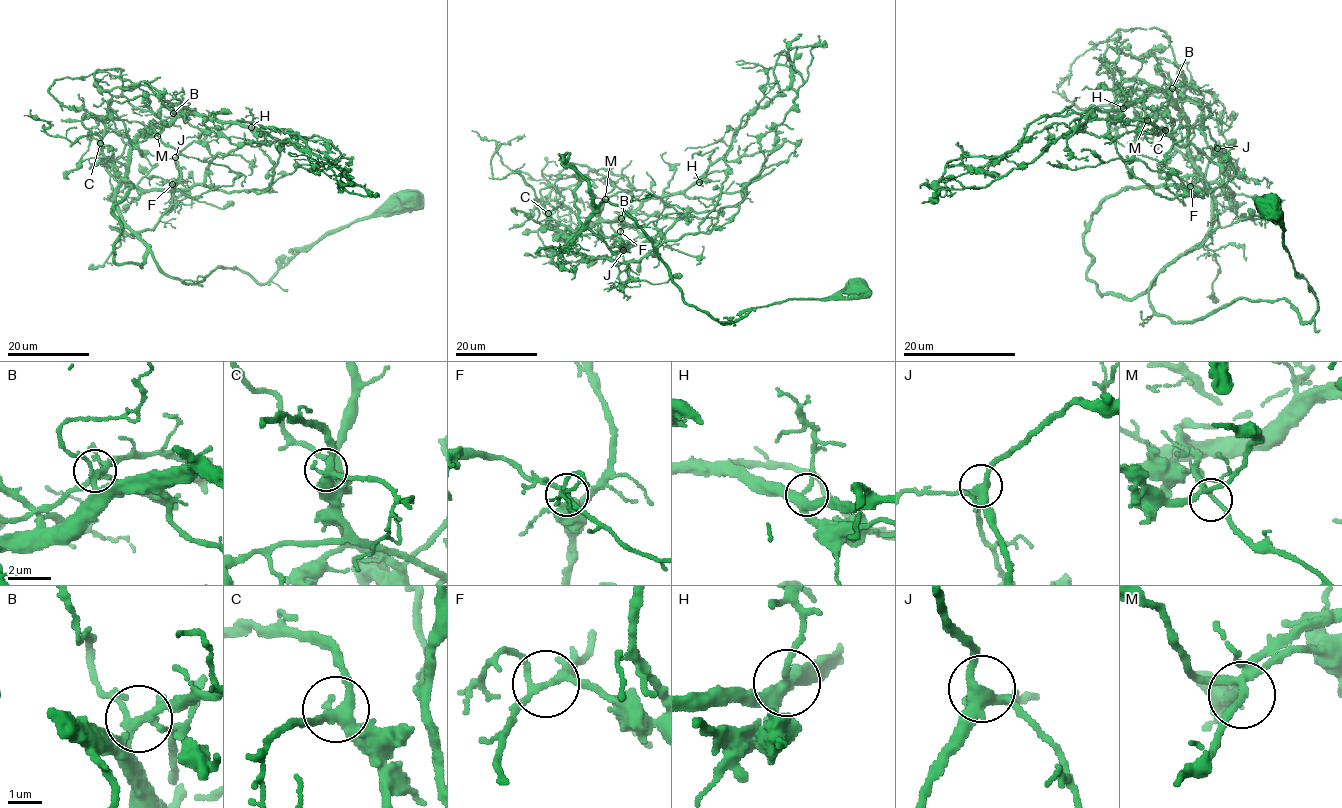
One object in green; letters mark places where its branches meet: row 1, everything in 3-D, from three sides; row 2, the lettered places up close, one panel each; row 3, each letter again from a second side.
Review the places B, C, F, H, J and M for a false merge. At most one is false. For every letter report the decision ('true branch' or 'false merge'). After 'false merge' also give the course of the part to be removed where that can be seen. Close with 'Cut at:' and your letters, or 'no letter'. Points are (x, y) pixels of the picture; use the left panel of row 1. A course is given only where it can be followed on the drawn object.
B: true branch
C: true branch
F: true branch
H: true branch
J: true branch
M: true branch
Cut at: no letter

